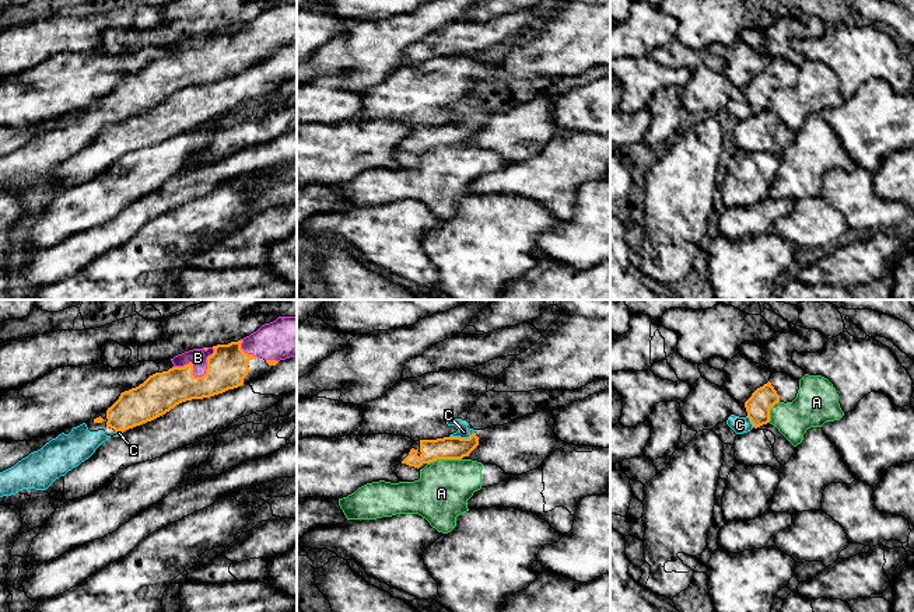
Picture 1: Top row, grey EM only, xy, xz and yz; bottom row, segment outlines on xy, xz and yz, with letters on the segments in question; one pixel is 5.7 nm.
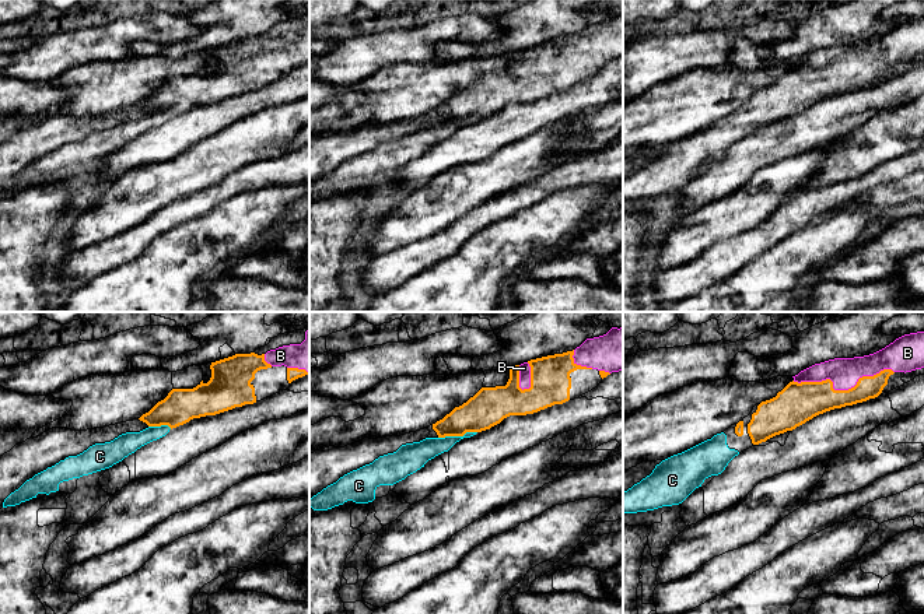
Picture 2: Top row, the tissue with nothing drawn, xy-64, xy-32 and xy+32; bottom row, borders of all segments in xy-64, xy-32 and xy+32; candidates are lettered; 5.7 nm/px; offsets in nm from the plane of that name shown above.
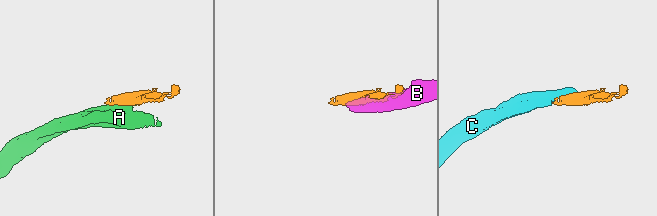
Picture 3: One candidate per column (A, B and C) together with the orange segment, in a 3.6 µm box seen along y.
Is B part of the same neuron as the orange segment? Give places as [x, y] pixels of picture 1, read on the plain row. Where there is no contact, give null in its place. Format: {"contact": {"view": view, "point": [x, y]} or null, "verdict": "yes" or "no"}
{"contact": {"view": "xy", "point": [198, 63]}, "verdict": "yes"}

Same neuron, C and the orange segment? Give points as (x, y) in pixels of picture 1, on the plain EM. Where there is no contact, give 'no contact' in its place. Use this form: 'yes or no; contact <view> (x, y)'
yes; contact xz (459, 123)

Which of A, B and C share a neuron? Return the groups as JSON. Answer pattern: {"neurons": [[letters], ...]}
{"neurons": [["A"], ["B", "C"]]}

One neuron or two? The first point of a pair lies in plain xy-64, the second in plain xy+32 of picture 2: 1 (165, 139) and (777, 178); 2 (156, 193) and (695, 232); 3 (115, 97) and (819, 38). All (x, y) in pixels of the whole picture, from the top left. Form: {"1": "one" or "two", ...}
{"1": "two", "2": "one", "3": "two"}

